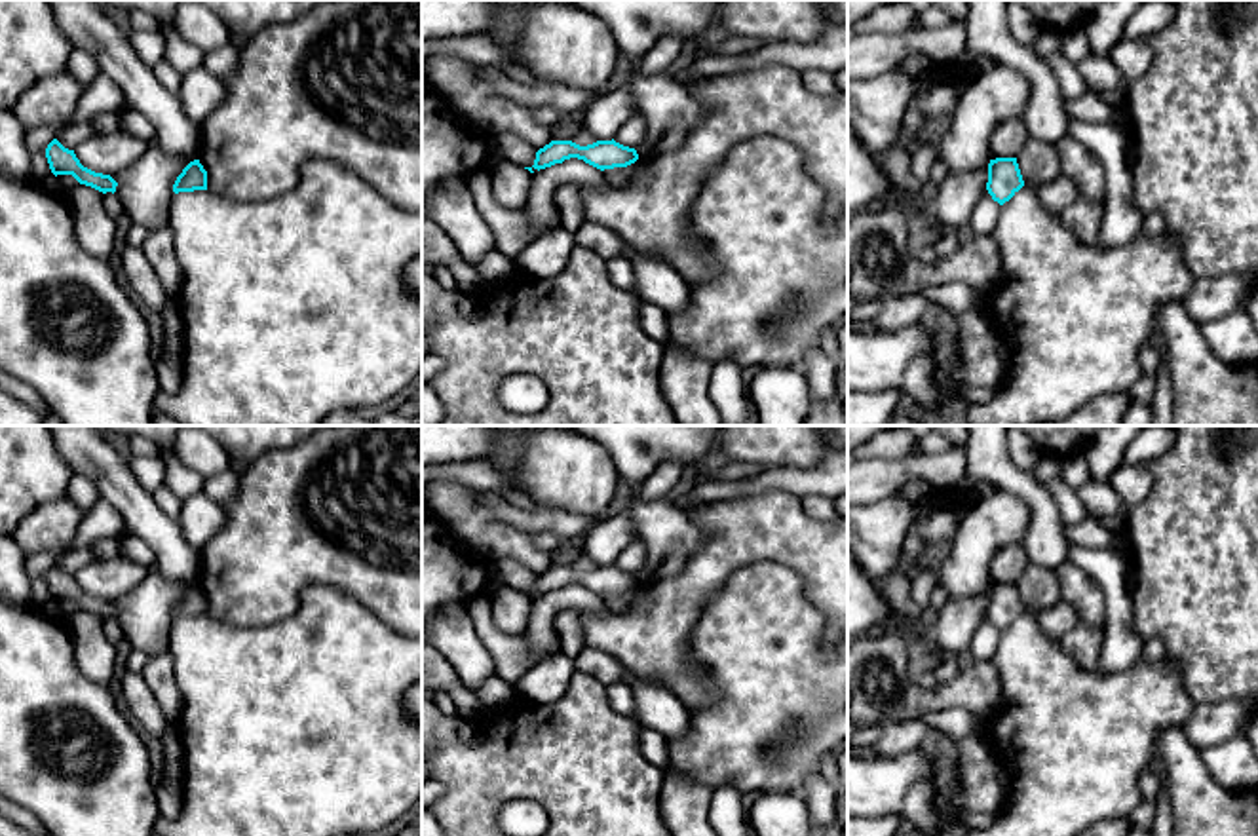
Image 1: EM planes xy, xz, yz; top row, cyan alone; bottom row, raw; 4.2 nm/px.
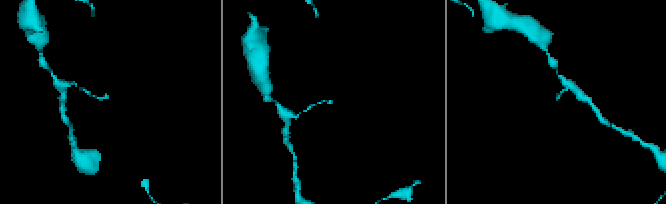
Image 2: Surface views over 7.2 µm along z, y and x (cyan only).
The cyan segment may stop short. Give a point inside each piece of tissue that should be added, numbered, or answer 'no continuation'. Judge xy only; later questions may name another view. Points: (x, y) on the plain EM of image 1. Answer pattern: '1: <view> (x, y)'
no continuation

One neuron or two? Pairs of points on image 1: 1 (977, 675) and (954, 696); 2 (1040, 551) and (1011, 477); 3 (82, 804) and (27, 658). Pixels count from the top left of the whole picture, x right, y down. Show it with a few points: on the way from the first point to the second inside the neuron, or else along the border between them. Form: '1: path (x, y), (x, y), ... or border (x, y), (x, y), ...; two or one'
1: path (972, 681), (960, 692); one
2: path (1040, 532), (1040, 504), (1030, 494); one
3: path (78, 768), (27, 717), (27, 694); one

